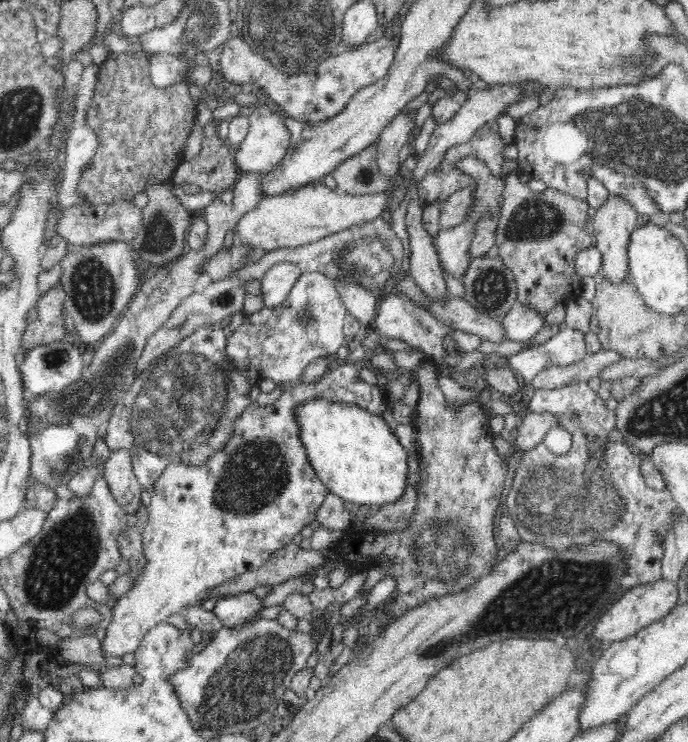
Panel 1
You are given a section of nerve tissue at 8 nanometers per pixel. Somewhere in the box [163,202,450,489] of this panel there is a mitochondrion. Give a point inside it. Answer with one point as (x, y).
(370, 253)

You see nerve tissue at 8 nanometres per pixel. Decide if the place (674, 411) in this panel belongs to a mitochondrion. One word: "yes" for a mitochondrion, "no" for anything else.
yes

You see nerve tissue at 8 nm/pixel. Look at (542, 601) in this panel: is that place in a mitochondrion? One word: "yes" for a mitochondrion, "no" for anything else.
yes

